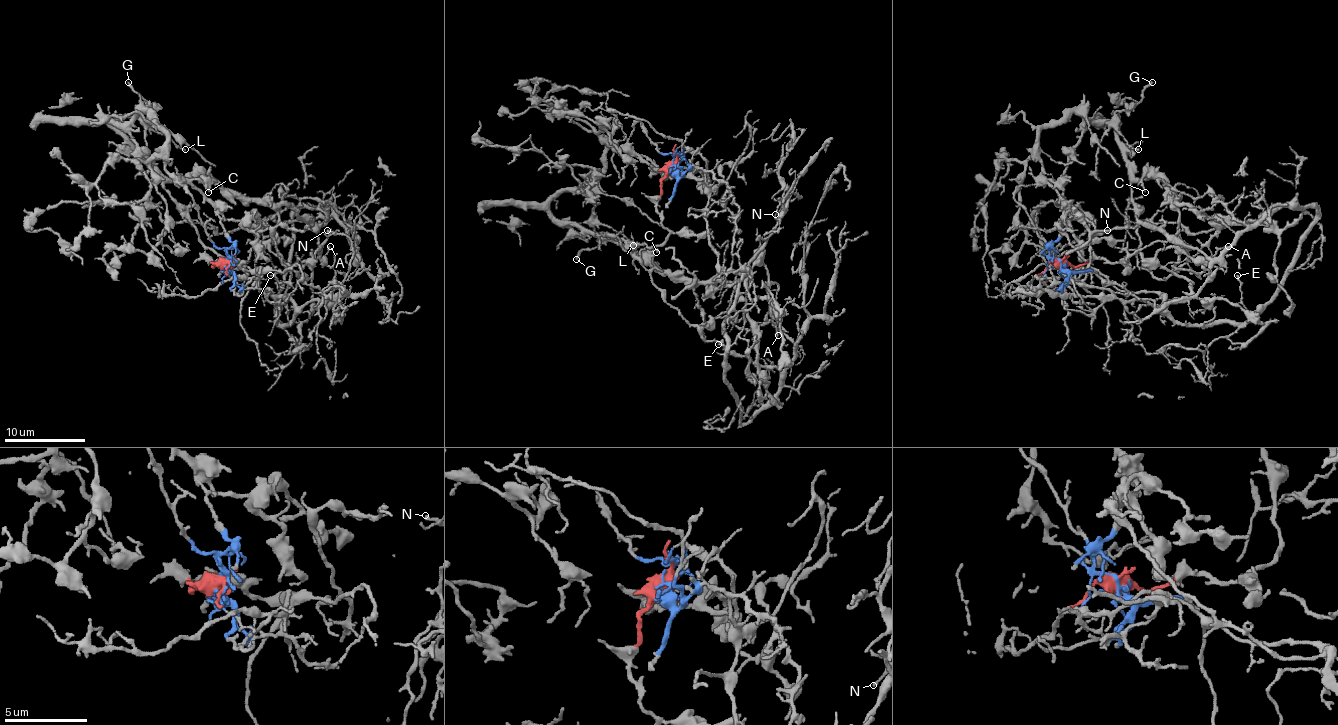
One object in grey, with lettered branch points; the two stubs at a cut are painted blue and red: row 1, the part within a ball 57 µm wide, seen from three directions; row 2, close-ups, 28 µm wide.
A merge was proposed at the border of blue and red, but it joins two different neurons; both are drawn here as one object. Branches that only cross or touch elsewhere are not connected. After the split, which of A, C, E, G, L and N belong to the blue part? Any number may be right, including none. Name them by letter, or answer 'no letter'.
E, N

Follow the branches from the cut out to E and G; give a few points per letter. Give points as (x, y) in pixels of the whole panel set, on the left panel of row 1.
E: (228, 264), (242, 287), (254, 287), (260, 270), (258, 289), (286, 297), (292, 321), (276, 323), (270, 275)
G: (228, 264), (208, 260), (220, 256), (121, 132), (123, 116), (137, 118), (149, 108), (127, 81)

